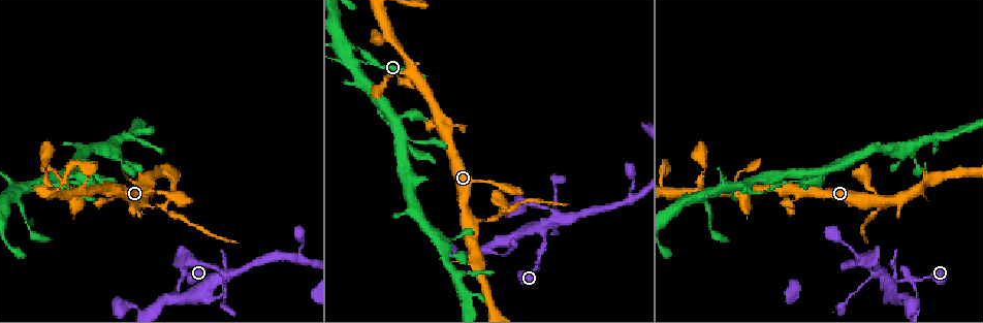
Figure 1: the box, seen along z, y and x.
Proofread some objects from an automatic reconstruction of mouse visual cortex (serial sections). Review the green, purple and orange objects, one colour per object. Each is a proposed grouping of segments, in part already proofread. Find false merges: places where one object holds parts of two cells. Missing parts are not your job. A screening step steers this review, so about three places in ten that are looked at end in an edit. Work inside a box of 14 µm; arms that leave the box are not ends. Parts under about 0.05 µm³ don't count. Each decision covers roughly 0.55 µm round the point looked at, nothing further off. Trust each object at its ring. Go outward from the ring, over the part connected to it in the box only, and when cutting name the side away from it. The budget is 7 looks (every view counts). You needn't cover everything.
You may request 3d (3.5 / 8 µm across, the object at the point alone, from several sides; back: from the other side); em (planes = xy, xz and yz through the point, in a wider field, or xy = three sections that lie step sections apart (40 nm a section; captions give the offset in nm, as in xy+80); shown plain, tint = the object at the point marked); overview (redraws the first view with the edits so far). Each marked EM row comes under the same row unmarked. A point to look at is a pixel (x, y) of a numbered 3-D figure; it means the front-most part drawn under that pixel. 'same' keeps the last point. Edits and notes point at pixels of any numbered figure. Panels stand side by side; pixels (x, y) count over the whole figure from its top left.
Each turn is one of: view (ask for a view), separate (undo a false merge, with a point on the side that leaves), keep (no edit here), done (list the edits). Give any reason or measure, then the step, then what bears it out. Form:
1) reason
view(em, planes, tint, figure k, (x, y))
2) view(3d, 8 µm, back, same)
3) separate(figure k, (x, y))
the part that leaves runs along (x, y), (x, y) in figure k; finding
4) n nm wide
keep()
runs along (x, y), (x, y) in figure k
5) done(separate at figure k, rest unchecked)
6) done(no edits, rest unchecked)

three arms meet
view(3d, 3.5 µm, figure 1, (699, 190))

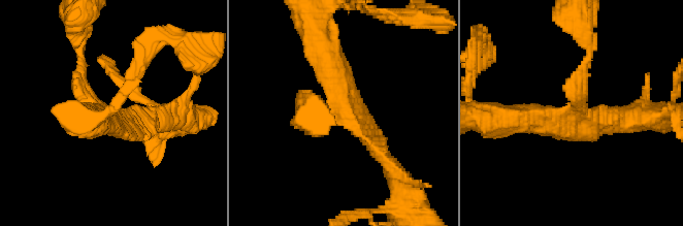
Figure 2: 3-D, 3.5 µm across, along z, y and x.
3 arms; arms of 200, 250, 350 nm
view(em, xy, step 1, tint, figure 2, (351, 119))

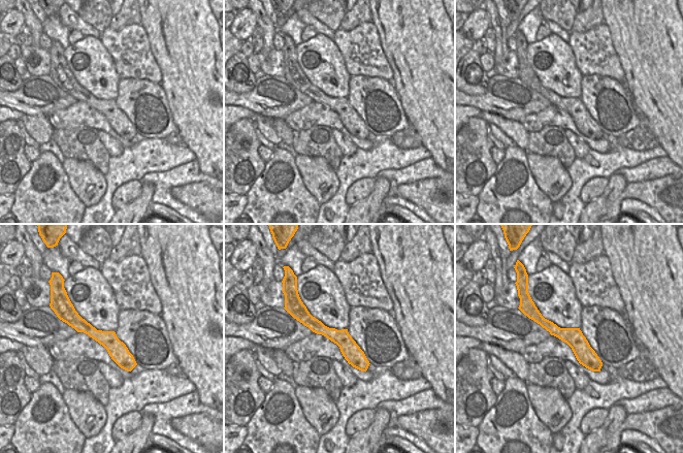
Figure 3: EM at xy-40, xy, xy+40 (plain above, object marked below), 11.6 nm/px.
keep()
runs along (396, 172), (346, 109), (327, 57) in figure 2; all the same cell

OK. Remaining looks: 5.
four arms meet
view(3d, 8 µm, figure 1, (24, 186))

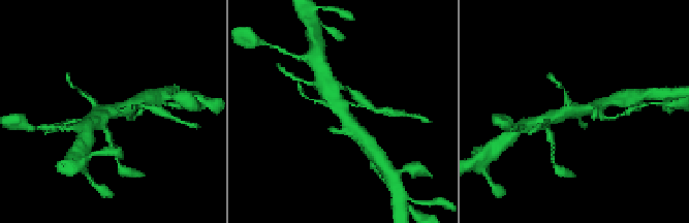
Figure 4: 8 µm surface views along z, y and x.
view(3d, 3.5 µm, figure 4, (112, 110))

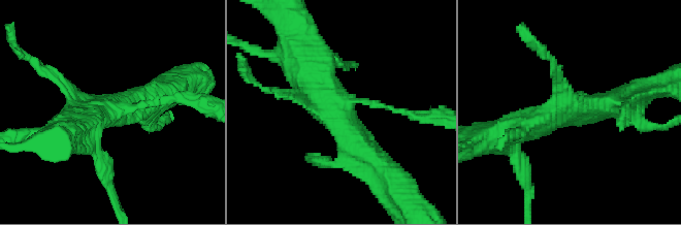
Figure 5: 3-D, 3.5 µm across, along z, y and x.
4 arms; arms of 100, 150, 400, 500 nm; shape alone is not enough
view(em, xy, step 2, tint, figure 5, (115, 110))

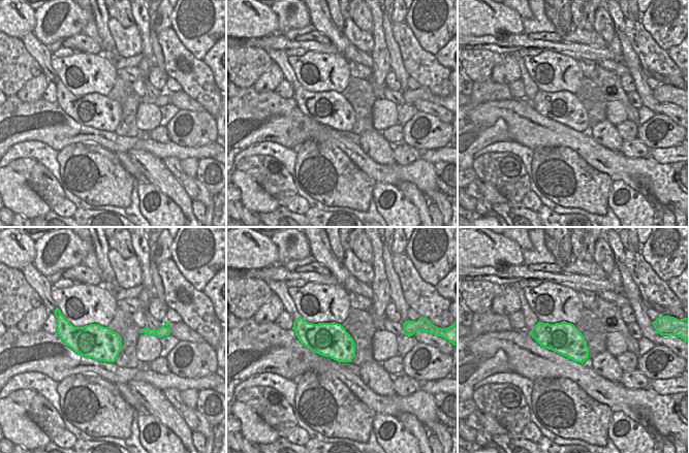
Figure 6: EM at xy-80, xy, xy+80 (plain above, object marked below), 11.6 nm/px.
keep()
runs along (578, 98), (564, 110), (625, 104) in figure 5; all the same cell

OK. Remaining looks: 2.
three-way junction
view(3d, 3.5 µm, figure 1, (879, 209))

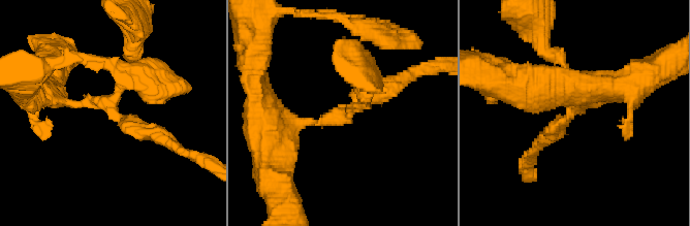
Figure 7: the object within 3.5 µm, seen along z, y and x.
separate(figure 7, (139, 135))
the part that leaves runs along (121, 118), (204, 162) in figure 7; a second cell is stuck on

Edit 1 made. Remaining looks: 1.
done(separate at figure 7, rest unchecked)

